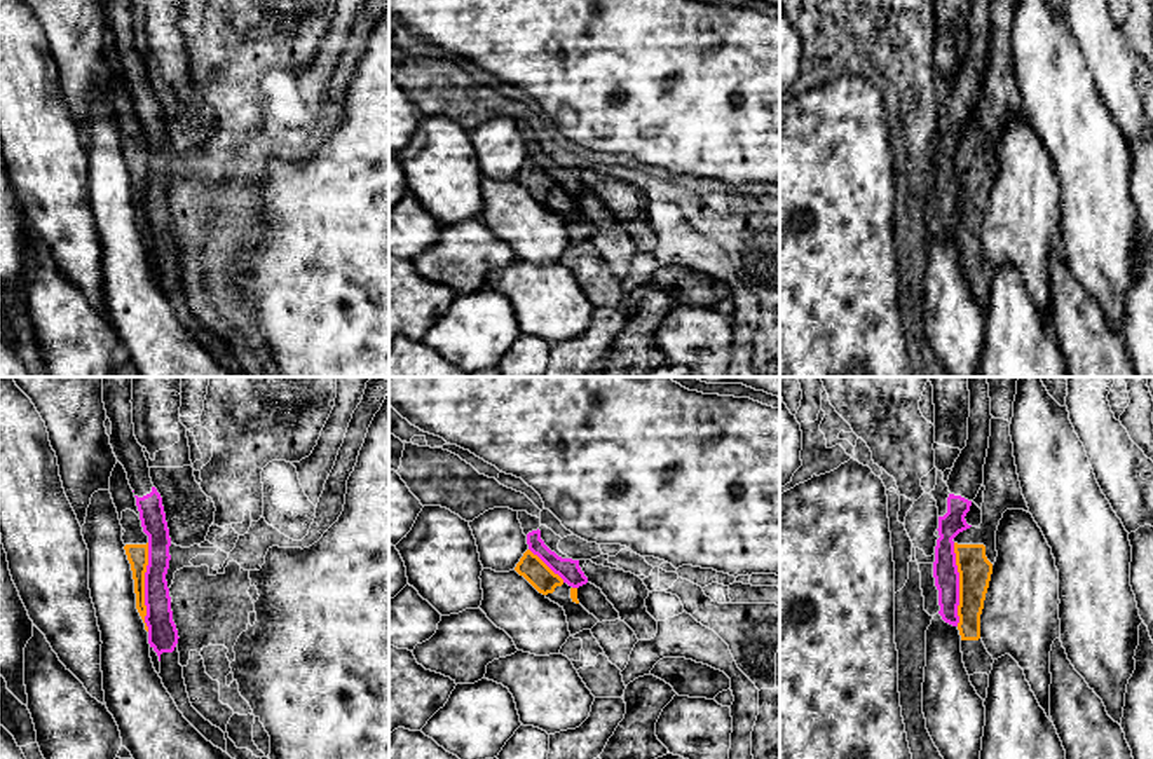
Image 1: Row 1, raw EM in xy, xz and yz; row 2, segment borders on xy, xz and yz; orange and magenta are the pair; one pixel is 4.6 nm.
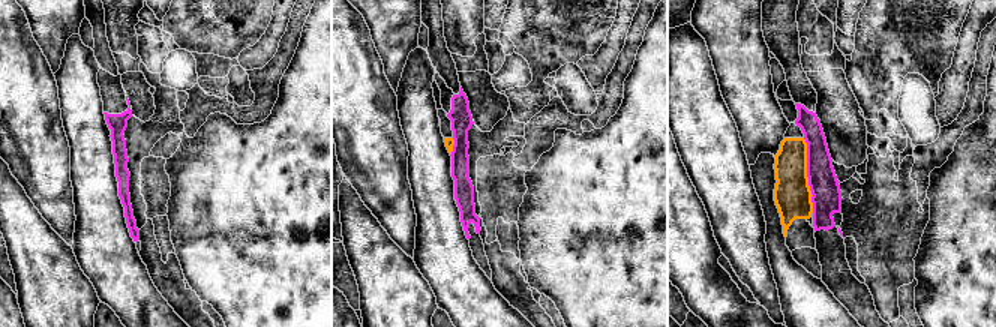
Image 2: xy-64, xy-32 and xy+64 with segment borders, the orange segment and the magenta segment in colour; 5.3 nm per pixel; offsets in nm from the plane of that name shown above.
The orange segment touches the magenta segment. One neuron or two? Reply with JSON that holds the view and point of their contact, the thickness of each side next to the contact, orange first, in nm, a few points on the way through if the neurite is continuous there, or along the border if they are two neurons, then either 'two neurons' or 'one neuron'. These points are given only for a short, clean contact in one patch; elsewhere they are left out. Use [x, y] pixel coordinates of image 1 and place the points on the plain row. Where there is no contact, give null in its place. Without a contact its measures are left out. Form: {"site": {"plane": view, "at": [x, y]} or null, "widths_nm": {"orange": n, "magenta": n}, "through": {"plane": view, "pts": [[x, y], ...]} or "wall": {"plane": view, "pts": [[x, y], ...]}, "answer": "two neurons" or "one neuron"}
{"site": {"plane": "xy", "at": [143, 196]}, "widths_nm": {"orange": 100, "magenta": 140}, "answer": "two neurons"}

